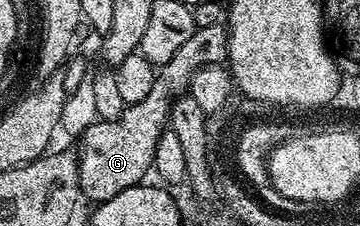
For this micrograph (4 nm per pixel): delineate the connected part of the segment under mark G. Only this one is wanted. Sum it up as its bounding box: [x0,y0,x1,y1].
[77,25,229,205]

